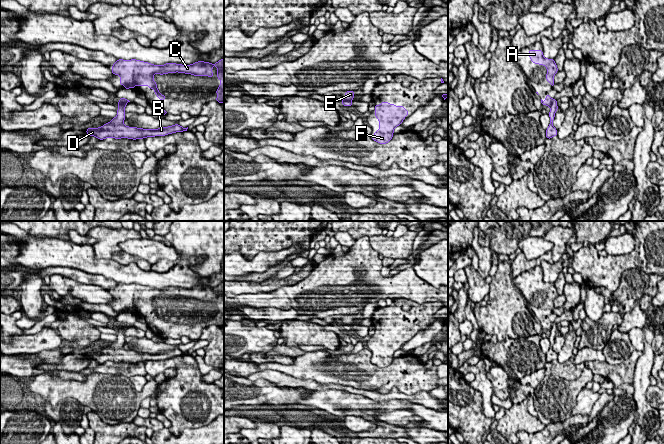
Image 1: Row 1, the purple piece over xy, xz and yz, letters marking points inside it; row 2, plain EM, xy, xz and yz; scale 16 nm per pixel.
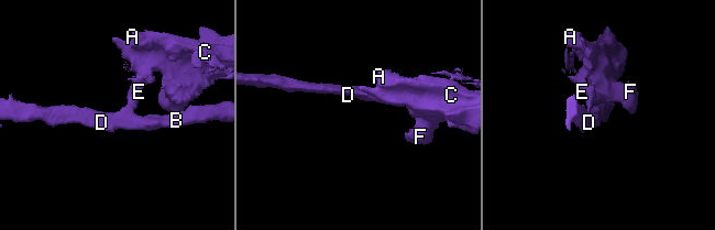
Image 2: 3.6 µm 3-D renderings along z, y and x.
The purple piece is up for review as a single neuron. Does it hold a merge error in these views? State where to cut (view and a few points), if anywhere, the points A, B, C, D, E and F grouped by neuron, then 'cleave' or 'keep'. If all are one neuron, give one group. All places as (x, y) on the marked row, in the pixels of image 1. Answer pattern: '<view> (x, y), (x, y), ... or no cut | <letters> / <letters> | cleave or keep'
yz (552, 99), (550, 106) | A C E F / B D | cleave

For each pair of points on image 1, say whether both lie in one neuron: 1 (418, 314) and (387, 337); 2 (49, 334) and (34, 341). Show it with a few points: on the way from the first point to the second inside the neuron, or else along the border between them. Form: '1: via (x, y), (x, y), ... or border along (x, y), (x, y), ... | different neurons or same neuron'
1: via (410, 322), (395, 329) | same neuron
2: via (45, 338), (38, 341) | same neuron

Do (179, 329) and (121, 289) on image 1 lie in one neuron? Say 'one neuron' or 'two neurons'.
one neuron

